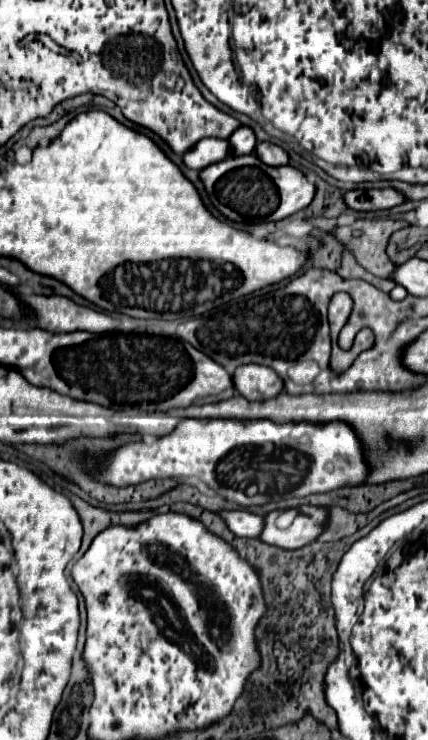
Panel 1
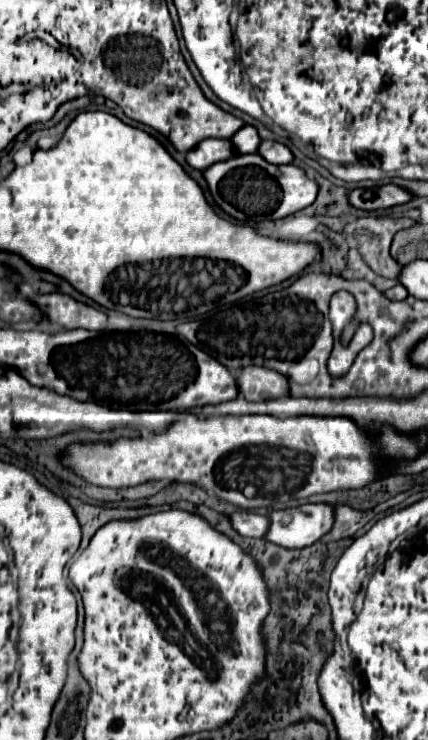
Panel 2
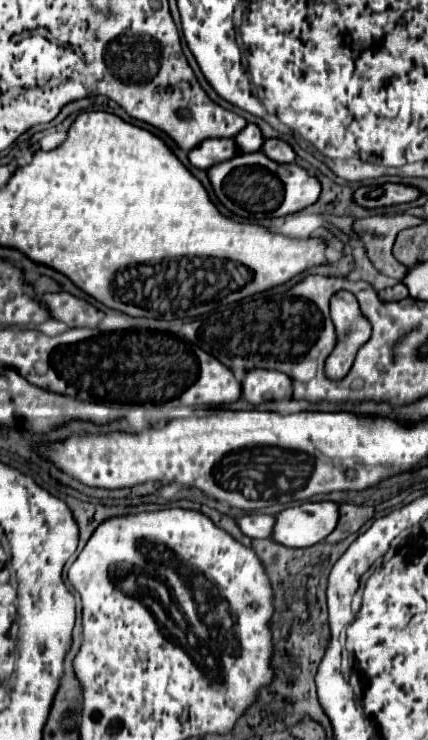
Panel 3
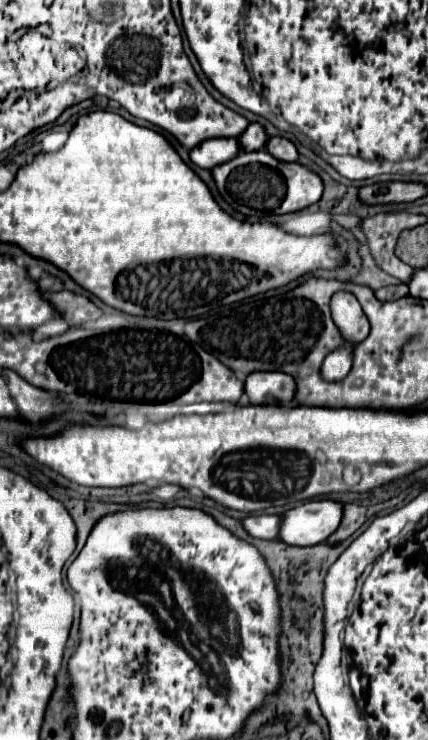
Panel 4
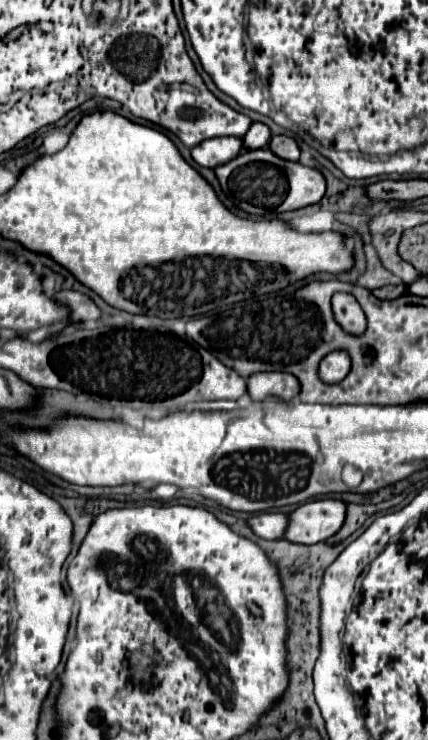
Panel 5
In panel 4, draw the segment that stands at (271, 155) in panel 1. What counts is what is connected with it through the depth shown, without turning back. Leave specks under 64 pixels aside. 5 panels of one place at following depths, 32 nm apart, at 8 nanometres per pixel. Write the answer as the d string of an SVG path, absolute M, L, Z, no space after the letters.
M280 136L270 138L264 148L268 150L268 154L276 156L276 160L284 160L284 162L296 162L298 160L298 152L296 152L294 144L286 138L280 138Z

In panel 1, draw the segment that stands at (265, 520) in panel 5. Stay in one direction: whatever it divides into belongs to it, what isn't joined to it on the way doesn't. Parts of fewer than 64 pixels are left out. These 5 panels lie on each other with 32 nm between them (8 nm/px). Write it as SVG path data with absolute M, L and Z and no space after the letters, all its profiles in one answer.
M222 510L218 512L228 530L242 538L256 538L264 526L264 518L246 510Z

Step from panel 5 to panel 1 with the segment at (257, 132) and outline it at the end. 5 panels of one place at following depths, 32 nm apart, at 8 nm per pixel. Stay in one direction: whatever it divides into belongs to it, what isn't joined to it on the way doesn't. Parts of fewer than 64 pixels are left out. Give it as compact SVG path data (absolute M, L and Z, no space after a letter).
M240 126L236 128L236 132L232 132L228 144L232 144L232 152L230 152L232 156L244 156L244 154L252 154L252 150L256 148L256 138L250 128Z

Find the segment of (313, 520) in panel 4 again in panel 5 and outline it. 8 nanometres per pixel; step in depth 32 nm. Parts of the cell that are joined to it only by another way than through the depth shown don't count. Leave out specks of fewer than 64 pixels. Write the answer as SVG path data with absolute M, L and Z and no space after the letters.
M324 498L324 500L306 502L288 514L290 524L284 530L284 540L292 542L292 544L308 544L308 546L316 544L316 542L324 542L326 538L334 536L340 530L340 526L344 524L344 518L346 518L346 504L340 500Z

